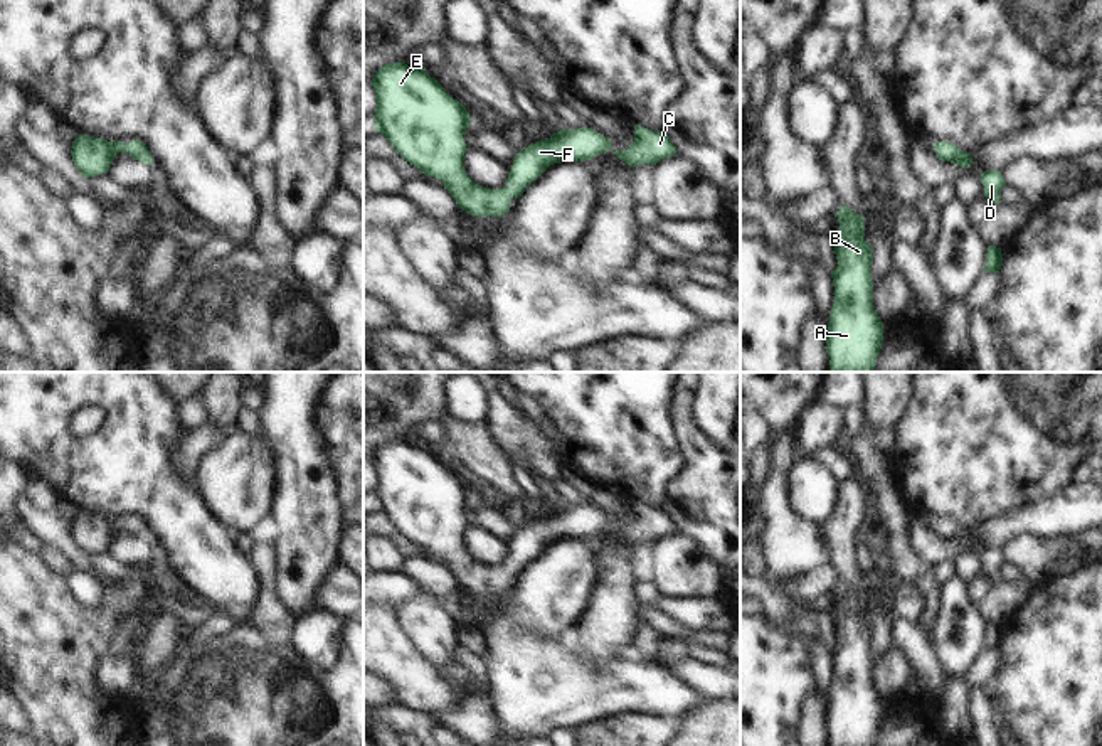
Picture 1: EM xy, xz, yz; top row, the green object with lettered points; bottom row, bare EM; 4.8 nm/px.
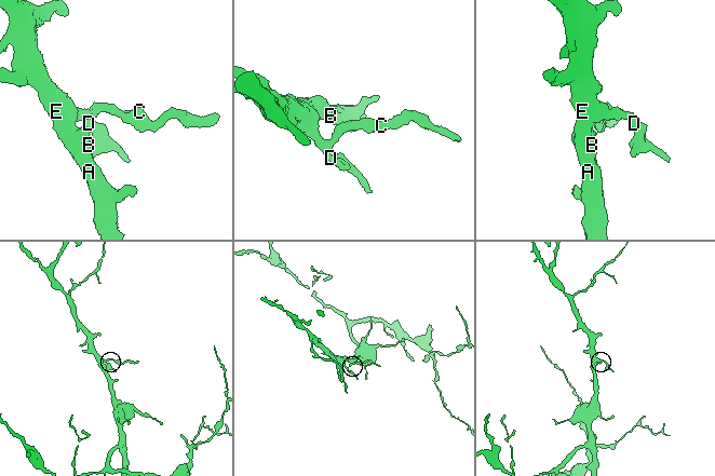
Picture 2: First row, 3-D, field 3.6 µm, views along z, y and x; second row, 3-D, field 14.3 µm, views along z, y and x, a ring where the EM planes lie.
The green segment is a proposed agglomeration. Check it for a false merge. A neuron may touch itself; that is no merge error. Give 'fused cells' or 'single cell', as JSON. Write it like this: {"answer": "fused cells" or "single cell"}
{"answer": "single cell"}

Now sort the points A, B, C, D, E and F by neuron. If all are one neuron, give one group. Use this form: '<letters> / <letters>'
A B C D E F

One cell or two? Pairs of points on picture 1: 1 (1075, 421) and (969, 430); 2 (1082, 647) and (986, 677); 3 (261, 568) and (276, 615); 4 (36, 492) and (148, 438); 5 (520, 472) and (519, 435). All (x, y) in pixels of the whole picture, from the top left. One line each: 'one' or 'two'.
1: one
2: two
3: one
4: two
5: two

